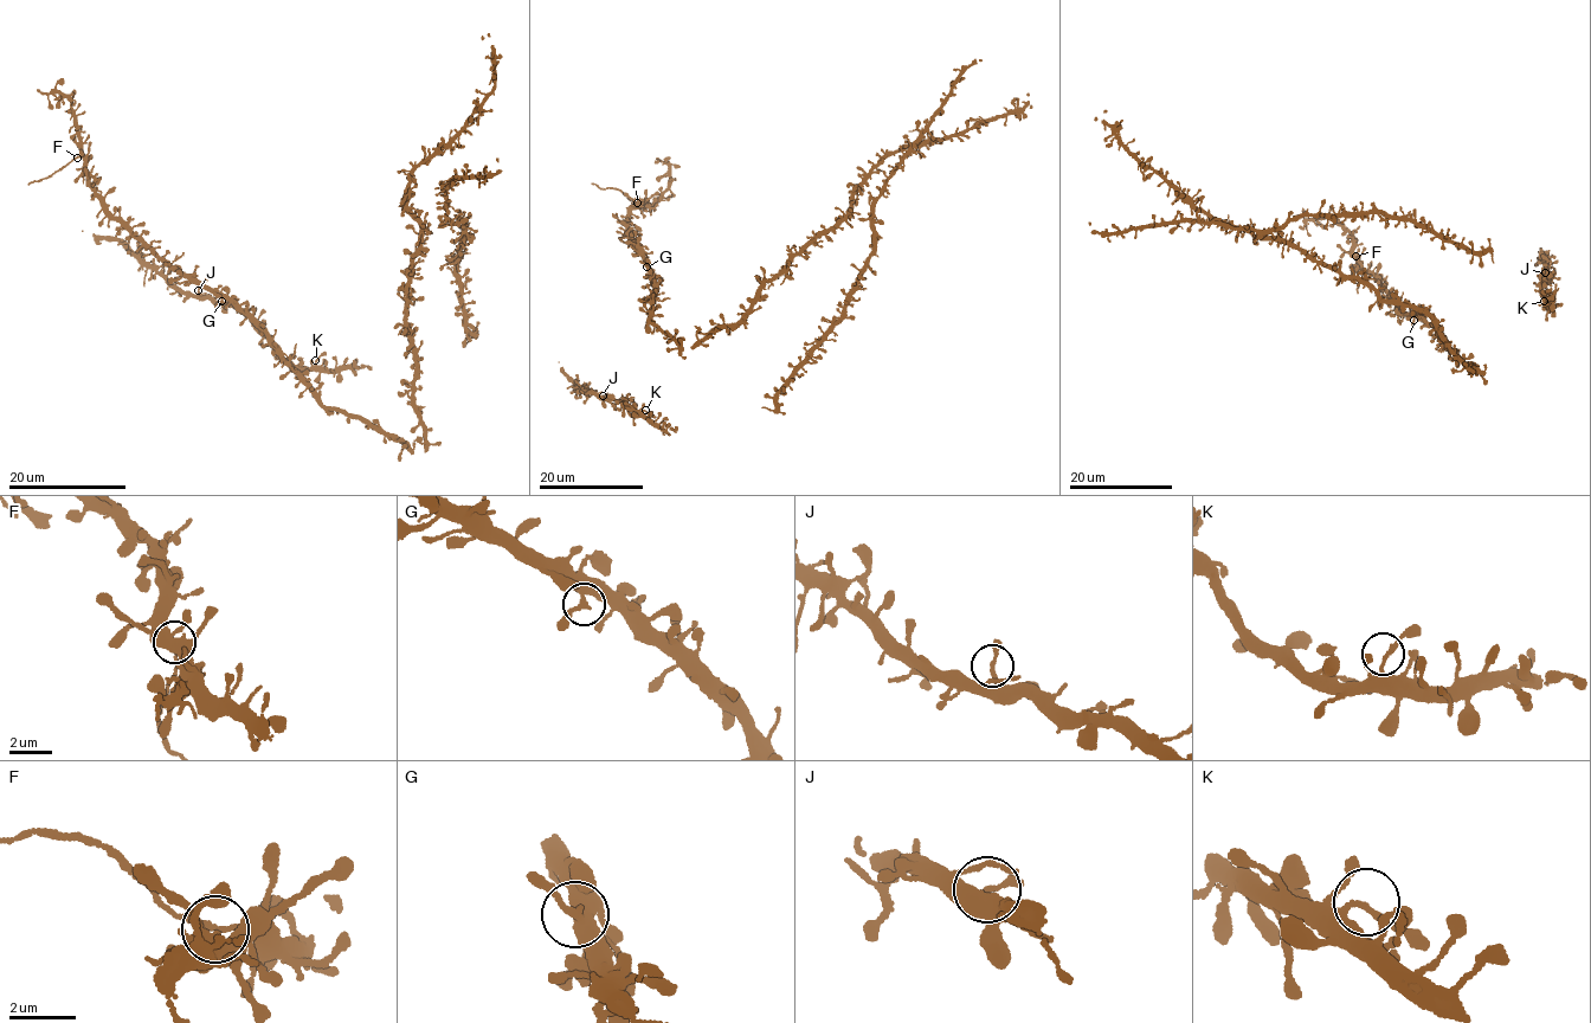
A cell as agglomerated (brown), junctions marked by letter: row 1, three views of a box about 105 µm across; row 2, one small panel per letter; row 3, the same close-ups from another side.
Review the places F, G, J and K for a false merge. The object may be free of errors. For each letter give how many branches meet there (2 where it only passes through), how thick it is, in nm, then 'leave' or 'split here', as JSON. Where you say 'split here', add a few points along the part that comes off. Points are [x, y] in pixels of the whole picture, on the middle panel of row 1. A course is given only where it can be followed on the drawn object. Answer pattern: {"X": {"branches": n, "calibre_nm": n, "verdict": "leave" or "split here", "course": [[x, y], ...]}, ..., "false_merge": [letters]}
{"F": {"branches": 2, "calibre_nm": 170, "verdict": "split here", "course": [[637, 203], [619, 190], [603, 190], [591, 184]]}, "G": {"branches": 2, "calibre_nm": 220, "verdict": "leave"}, "J": {"branches": 2, "calibre_nm": 180, "verdict": "leave"}, "K": {"branches": 2, "calibre_nm": 170, "verdict": "leave"}, "false_merge": ["F"]}

